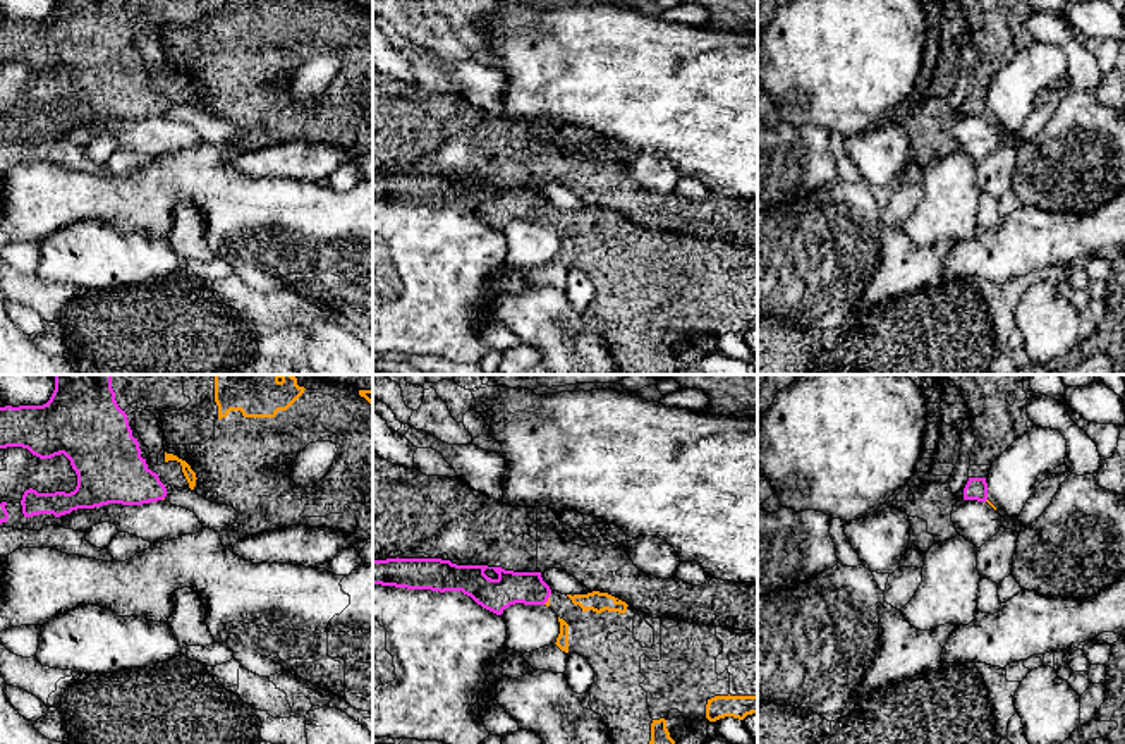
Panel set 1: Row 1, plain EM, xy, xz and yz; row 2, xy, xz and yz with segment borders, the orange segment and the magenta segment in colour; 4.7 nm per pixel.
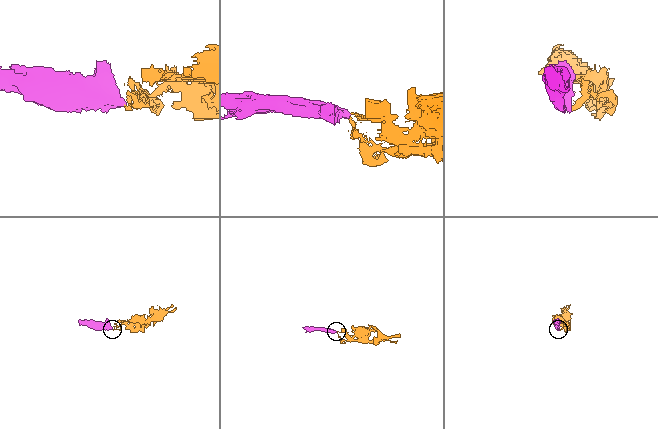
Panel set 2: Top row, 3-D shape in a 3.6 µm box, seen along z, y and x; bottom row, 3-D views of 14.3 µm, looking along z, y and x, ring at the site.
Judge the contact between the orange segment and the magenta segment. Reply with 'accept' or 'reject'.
accept

